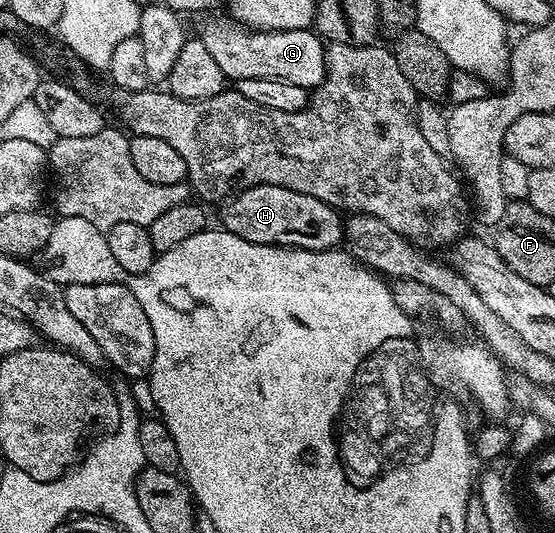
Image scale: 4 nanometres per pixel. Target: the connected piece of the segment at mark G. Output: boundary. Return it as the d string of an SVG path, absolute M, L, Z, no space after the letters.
M231 20L208 21L198 33L199 40L206 43L214 63L222 67L225 78L235 83L242 79L282 79L286 83L298 83L309 91L324 82L326 45L312 29L298 31L249 31L245 26Z

